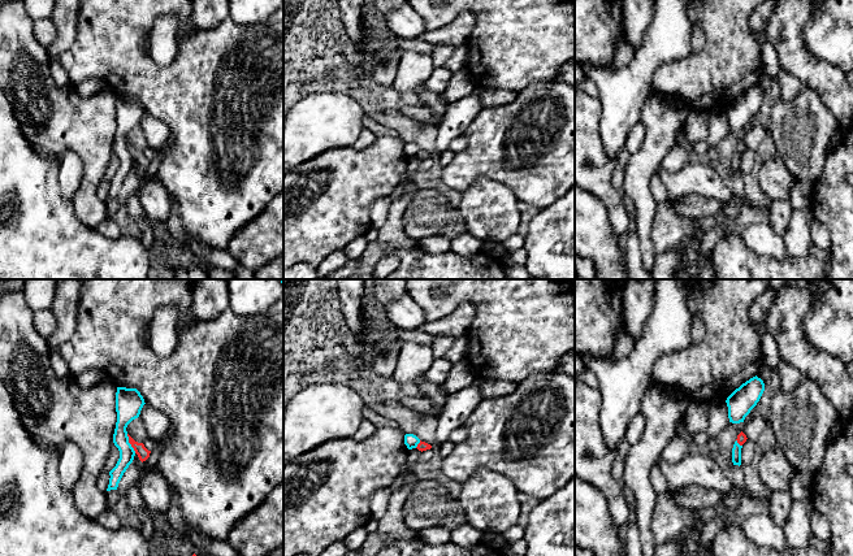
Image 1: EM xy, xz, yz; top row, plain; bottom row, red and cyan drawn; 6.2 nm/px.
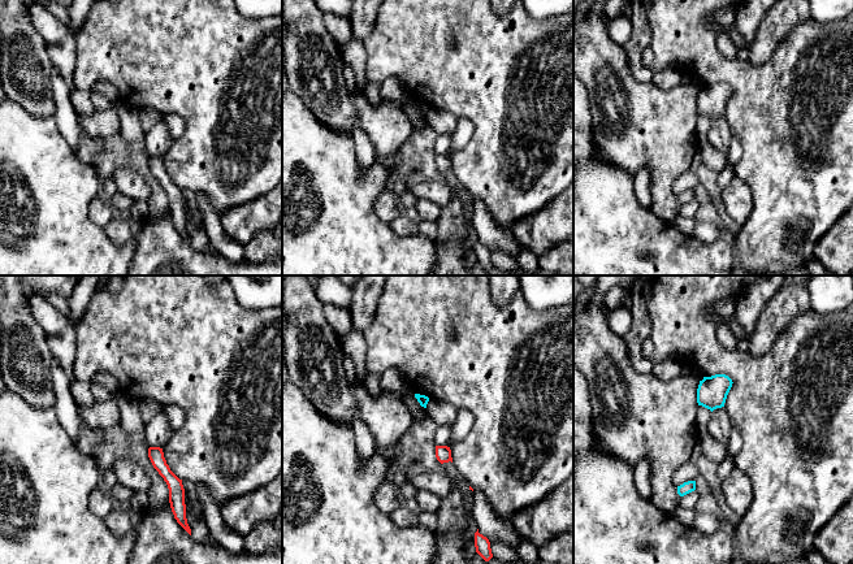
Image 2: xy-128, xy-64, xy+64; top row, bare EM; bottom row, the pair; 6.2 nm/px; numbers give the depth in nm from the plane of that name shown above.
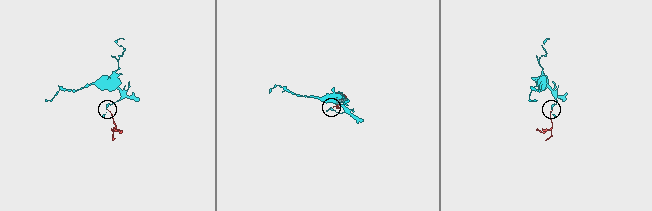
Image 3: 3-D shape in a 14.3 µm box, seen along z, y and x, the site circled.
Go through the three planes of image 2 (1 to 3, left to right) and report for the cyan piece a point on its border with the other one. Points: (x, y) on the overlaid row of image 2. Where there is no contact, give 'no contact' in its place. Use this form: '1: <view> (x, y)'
1: no contact
2: no contact
3: no contact

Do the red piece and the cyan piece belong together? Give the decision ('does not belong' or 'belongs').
does not belong

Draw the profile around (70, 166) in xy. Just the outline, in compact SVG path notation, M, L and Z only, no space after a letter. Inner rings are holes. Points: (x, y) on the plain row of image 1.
M68 151L60 161L59 183L61 195L70 200L79 187L82 178L82 160L72 151Z

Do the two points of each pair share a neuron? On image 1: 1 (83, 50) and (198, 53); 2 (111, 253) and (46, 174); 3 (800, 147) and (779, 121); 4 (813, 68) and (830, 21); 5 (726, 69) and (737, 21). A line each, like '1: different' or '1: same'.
1: same
2: same
3: same
4: different
5: same

